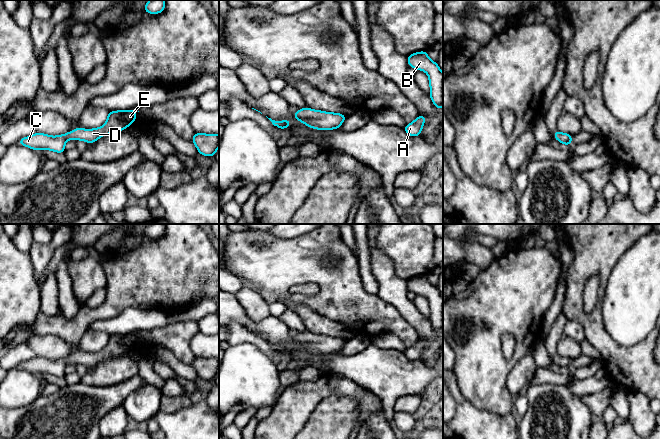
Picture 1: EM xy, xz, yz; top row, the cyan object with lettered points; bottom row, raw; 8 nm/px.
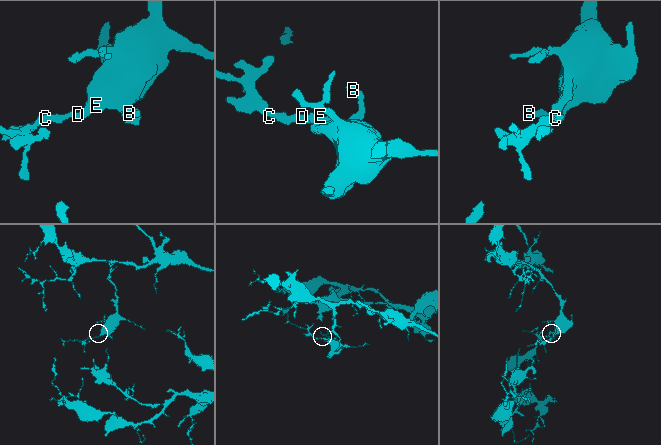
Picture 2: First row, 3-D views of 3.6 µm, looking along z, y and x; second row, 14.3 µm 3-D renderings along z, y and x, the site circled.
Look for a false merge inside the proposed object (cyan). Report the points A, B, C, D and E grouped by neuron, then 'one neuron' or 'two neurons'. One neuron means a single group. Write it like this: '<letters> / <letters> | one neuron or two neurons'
A B C D E | one neuron

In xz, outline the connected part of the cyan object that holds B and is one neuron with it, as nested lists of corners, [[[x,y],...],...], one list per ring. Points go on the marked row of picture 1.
[[[426,51],[413,53],[407,62],[414,69],[425,71],[429,77],[430,98],[437,109],[443,108],[443,73],[437,62],[433,62]]]

